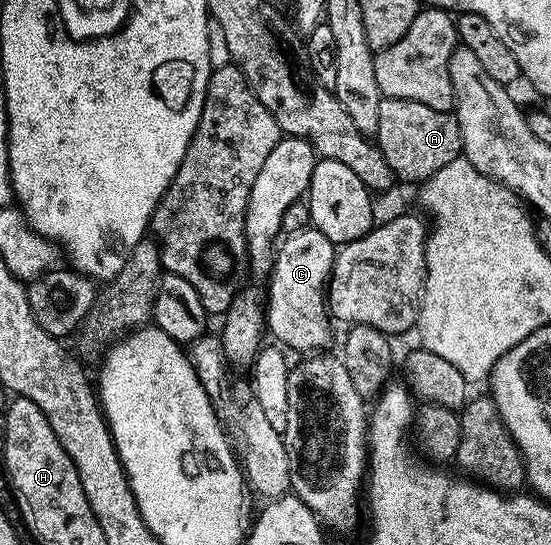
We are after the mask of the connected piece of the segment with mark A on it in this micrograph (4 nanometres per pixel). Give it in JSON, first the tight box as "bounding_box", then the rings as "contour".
{"bounding_box":[374,97,461,184],"contour":[[[381,97],[378,104],[378,130],[374,141],[379,146],[393,175],[404,182],[423,184],[438,168],[446,168],[450,160],[461,157],[460,125],[455,113],[435,110],[414,100]]]}

